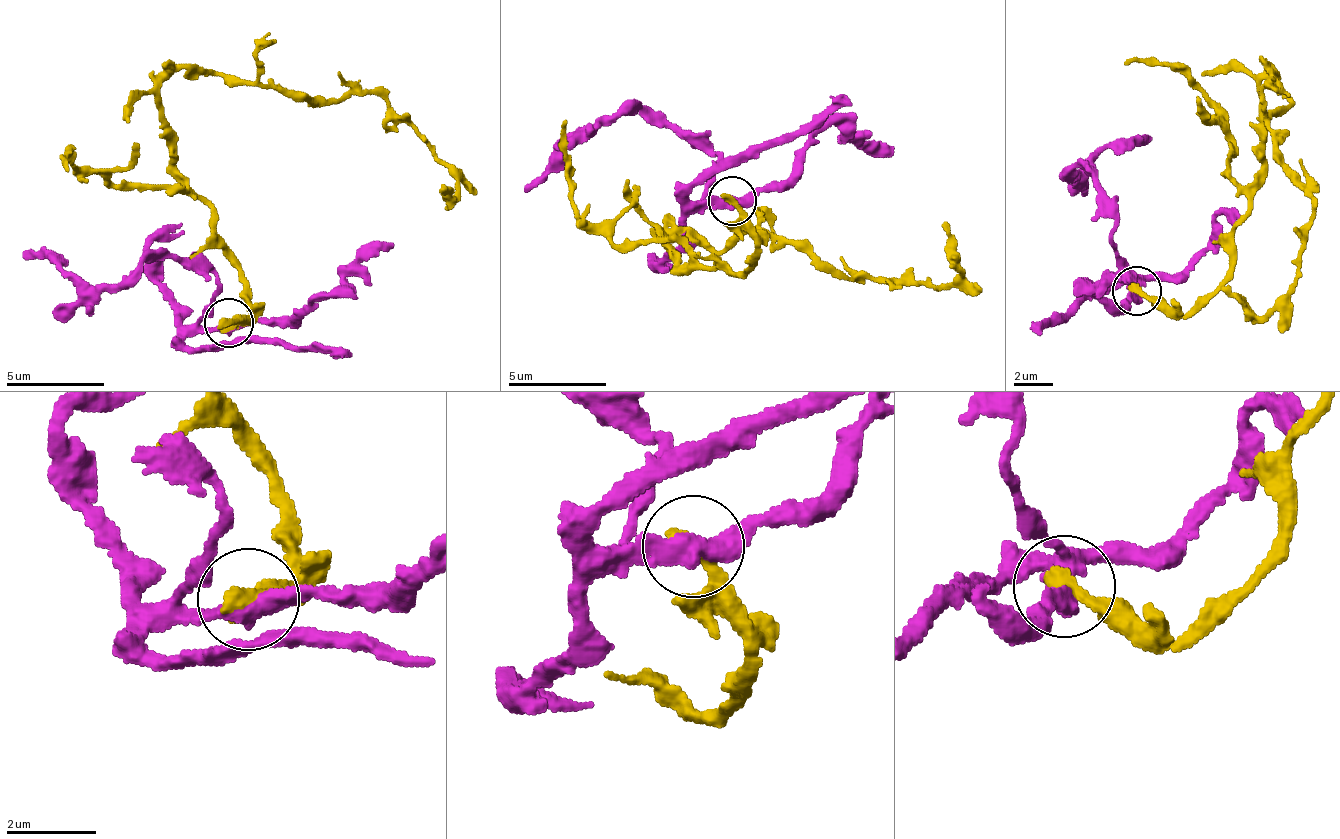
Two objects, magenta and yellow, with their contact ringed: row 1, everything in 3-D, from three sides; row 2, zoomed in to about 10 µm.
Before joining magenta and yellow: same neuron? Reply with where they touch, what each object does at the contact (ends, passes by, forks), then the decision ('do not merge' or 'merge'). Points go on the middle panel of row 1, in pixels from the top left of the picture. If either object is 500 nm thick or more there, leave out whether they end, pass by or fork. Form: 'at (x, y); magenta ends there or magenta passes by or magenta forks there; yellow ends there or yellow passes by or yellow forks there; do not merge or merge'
at (732, 200); magenta passes by; yellow ends there; do not merge

